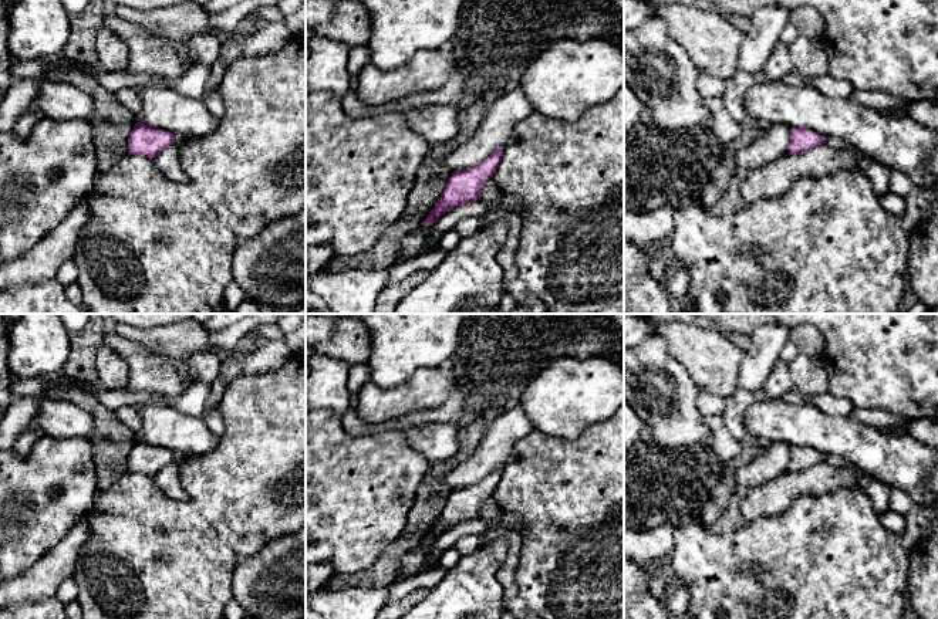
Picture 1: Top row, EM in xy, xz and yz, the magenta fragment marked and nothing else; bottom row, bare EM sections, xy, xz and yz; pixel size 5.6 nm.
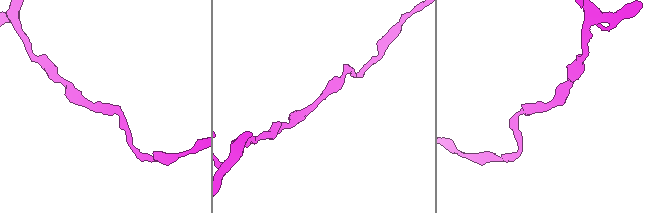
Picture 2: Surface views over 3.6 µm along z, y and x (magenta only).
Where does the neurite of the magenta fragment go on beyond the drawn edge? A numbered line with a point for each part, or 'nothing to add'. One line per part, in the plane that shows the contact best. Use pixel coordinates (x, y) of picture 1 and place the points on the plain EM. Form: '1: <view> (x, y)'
nothing to add

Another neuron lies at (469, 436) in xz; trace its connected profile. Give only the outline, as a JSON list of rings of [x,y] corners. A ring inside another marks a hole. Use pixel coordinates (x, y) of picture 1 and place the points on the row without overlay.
[[[505,409],[482,412],[473,423],[458,427],[459,451],[449,460],[432,463],[418,486],[401,535],[382,552],[368,569],[357,574],[334,574],[323,591],[345,588],[379,589],[398,582],[402,557],[426,537],[441,515],[452,488],[443,481],[460,461],[470,459],[482,442],[485,426],[495,422]]]

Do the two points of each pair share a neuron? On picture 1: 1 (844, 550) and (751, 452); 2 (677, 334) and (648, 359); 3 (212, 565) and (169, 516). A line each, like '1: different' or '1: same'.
1: different
2: different
3: same

